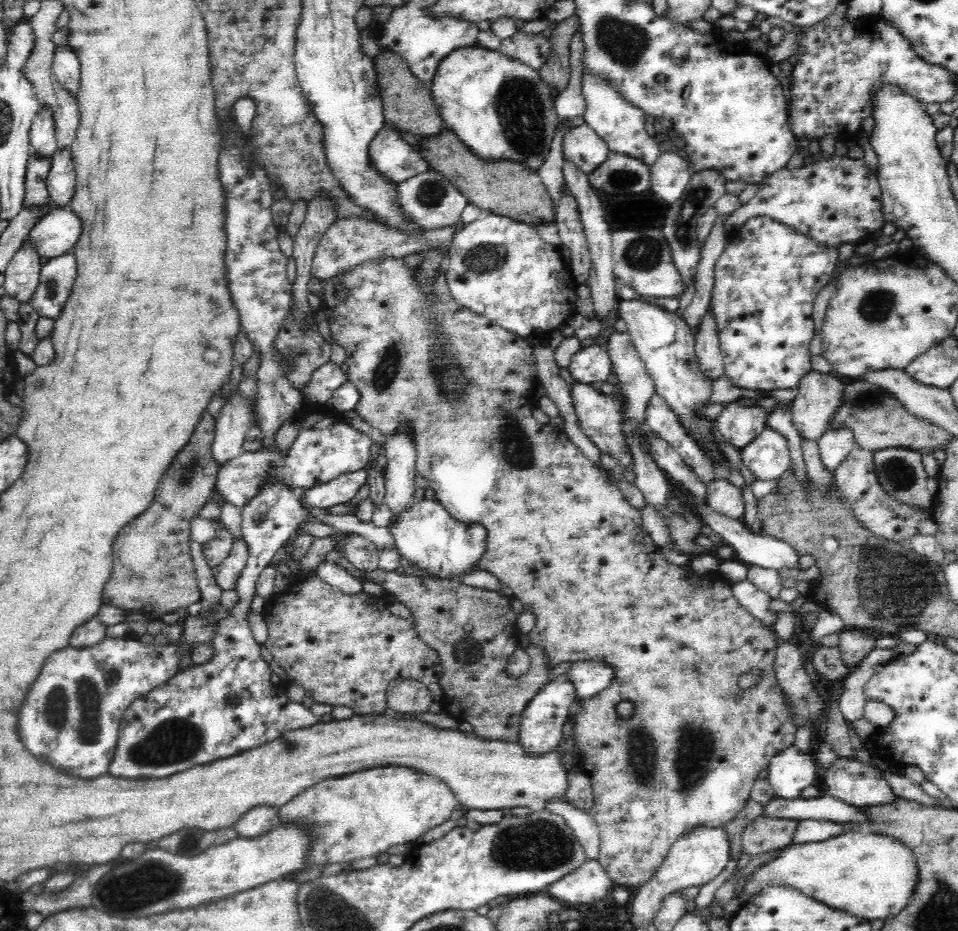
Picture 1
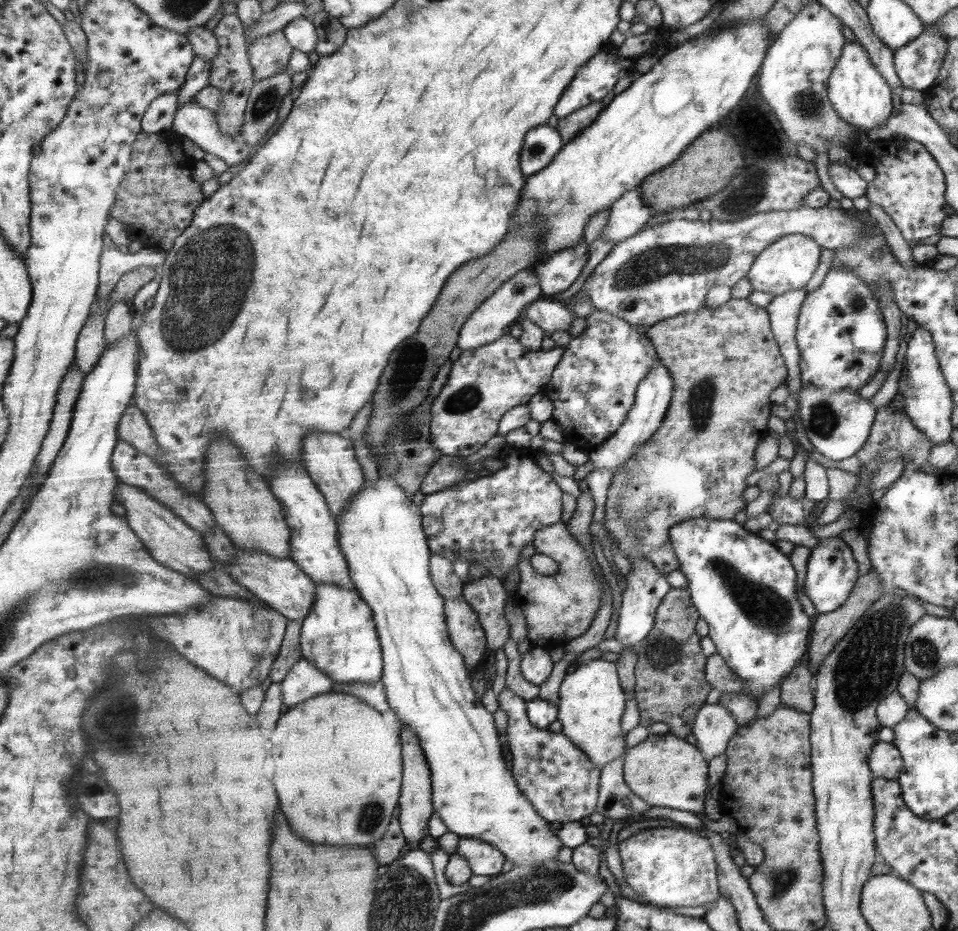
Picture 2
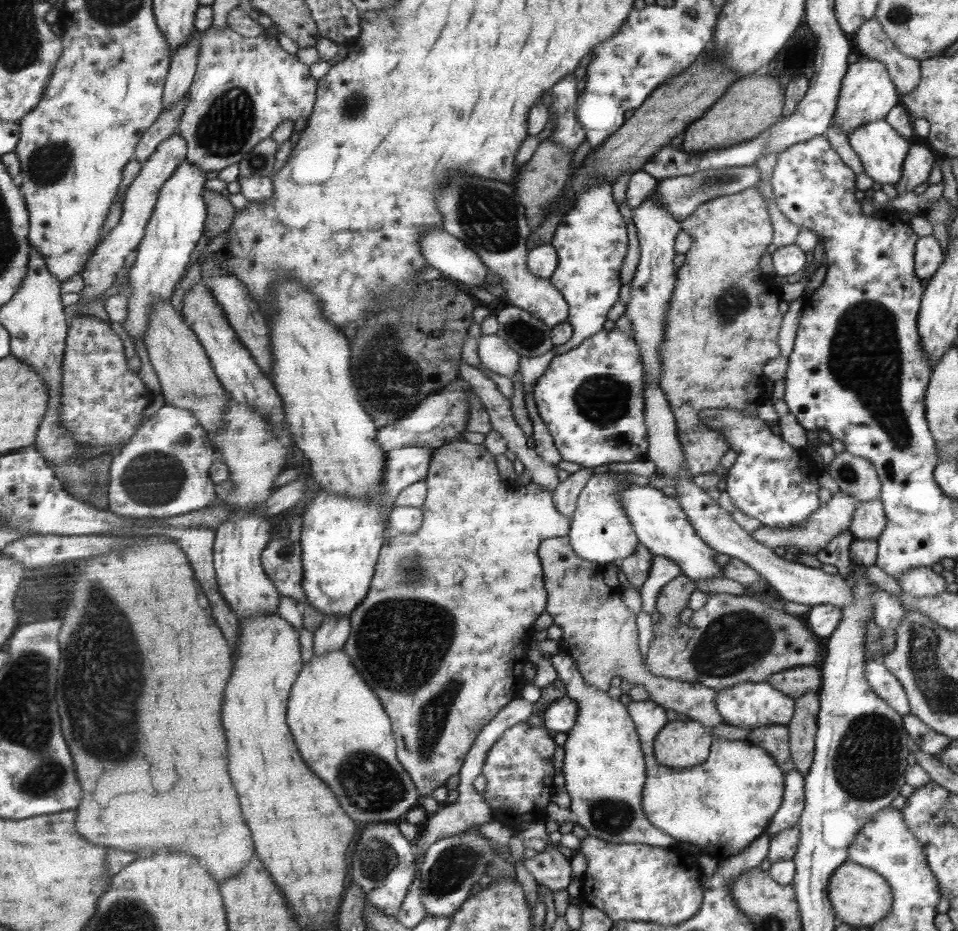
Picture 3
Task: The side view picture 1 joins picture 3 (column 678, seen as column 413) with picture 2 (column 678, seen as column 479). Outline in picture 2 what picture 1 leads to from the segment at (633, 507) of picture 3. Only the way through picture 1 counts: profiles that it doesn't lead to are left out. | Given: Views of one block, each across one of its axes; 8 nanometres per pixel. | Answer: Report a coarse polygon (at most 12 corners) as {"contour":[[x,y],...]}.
{"contour":[[733,519],[670,528],[697,614],[755,703],[805,658],[795,570]]}

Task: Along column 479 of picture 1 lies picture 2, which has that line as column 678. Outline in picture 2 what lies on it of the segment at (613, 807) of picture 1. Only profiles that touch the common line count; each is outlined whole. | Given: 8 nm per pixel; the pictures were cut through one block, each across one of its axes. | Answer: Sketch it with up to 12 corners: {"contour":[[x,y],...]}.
{"contour":[[745,299],[647,327],[673,383],[611,476],[627,560],[679,568],[671,527],[731,520],[786,381]]}

